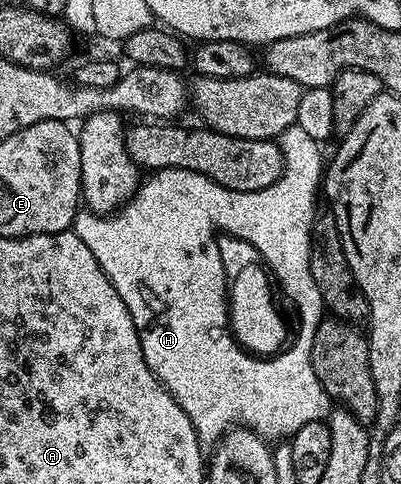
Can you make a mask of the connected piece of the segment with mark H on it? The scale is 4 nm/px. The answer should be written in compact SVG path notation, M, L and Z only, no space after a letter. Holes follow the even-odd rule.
M297 124L287 127L281 133L279 144L285 166L283 175L278 181L271 183L271 187L263 187L259 191L235 191L228 185L215 183L204 177L202 173L196 173L190 169L158 169L142 180L137 187L137 192L116 213L102 215L81 211L78 212L71 226L72 232L77 233L79 239L83 239L83 243L87 243L91 255L95 255L101 270L105 272L107 279L111 279L115 291L119 291L119 299L123 299L123 303L127 303L127 311L131 311L131 319L137 328L139 343L143 347L143 359L147 363L147 367L151 367L151 371L157 376L162 387L172 395L175 403L179 403L179 407L183 407L183 411L187 411L187 419L191 419L197 432L197 438L205 447L220 441L234 427L247 428L253 433L258 433L260 437L270 443L281 443L307 423L325 421L331 412L331 398L323 391L323 387L315 375L315 367L311 363L311 343L315 343L315 331L323 320L326 308L325 304L321 302L321 292L311 275L309 266L313 223L319 216L317 197L319 201L319 190L323 185L323 174L327 168L327 161L324 156L321 158L322 142L311 139L311 135L307 135L307 131L303 131L303 127L299 127ZM217 229L222 229L222 234L225 235L241 233L241 237L249 237L249 241L253 241L253 245L257 245L257 249L261 249L261 257L269 257L269 261L265 265L273 265L273 269L277 269L277 277L281 277L281 285L285 285L285 293L289 293L289 313L293 313L293 325L297 325L297 341L293 341L293 349L289 349L289 353L285 353L285 357L277 357L277 361L249 361L249 357L241 357L241 353L237 353L237 349L233 349L233 341L229 341L229 336L225 333L225 305L221 305L221 280L227 276L227 269L225 270L225 265L221 262L221 249L217 246Z

